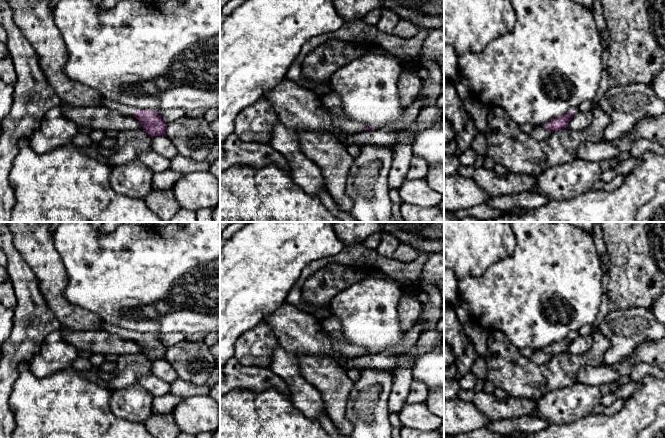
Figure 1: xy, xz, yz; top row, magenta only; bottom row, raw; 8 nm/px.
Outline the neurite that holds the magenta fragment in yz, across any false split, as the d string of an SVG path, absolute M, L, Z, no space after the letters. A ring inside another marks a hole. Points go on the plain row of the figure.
M571 331L566 338L553 344L550 344L549 346L545 347L543 351L552 355L558 355L567 352L568 346L577 336L579 336L578 331Z

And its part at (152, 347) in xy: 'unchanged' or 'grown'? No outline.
grown

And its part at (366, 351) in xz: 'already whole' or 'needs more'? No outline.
needs more

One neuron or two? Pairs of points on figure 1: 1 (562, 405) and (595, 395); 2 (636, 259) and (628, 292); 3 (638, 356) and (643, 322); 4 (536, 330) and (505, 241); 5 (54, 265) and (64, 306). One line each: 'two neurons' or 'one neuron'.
1: one neuron
2: one neuron
3: two neurons
4: two neurons
5: one neuron

